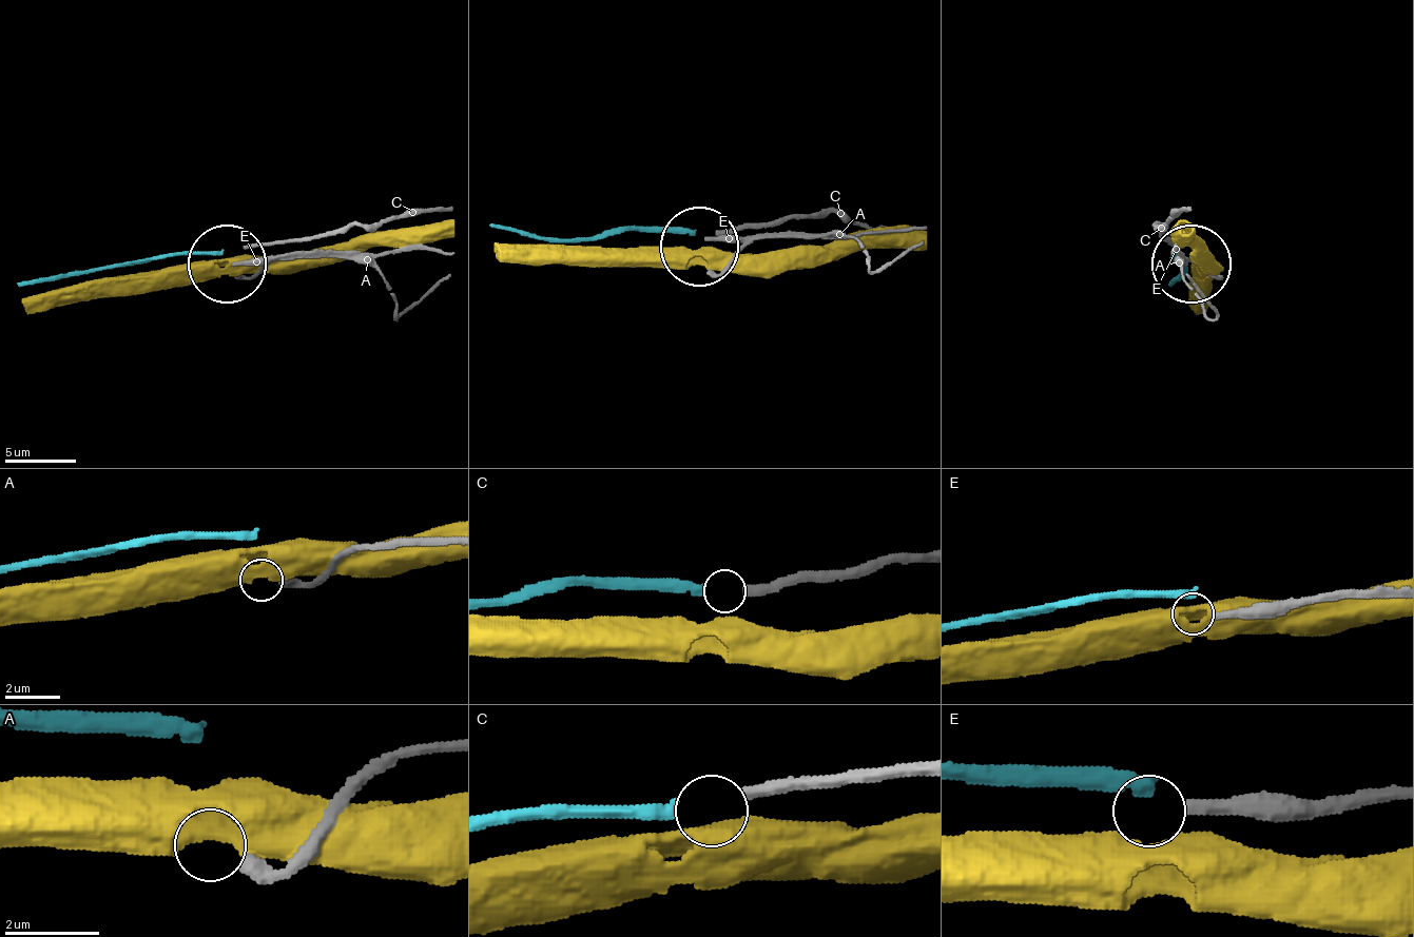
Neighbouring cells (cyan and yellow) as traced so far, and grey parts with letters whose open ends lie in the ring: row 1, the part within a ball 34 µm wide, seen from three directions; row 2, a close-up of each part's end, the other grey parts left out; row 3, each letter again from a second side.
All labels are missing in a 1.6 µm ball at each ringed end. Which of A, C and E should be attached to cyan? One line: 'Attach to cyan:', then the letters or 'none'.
Attach to cyan: C

